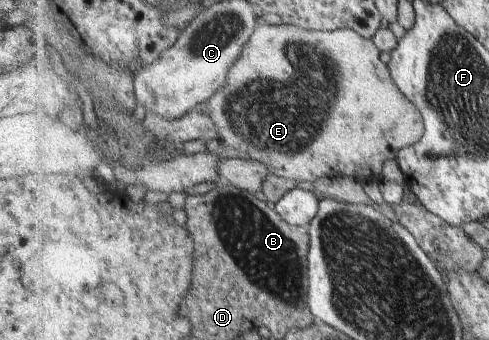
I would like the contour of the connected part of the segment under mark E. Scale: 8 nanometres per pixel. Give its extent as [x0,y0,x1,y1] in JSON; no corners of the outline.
[205,23,425,185]

